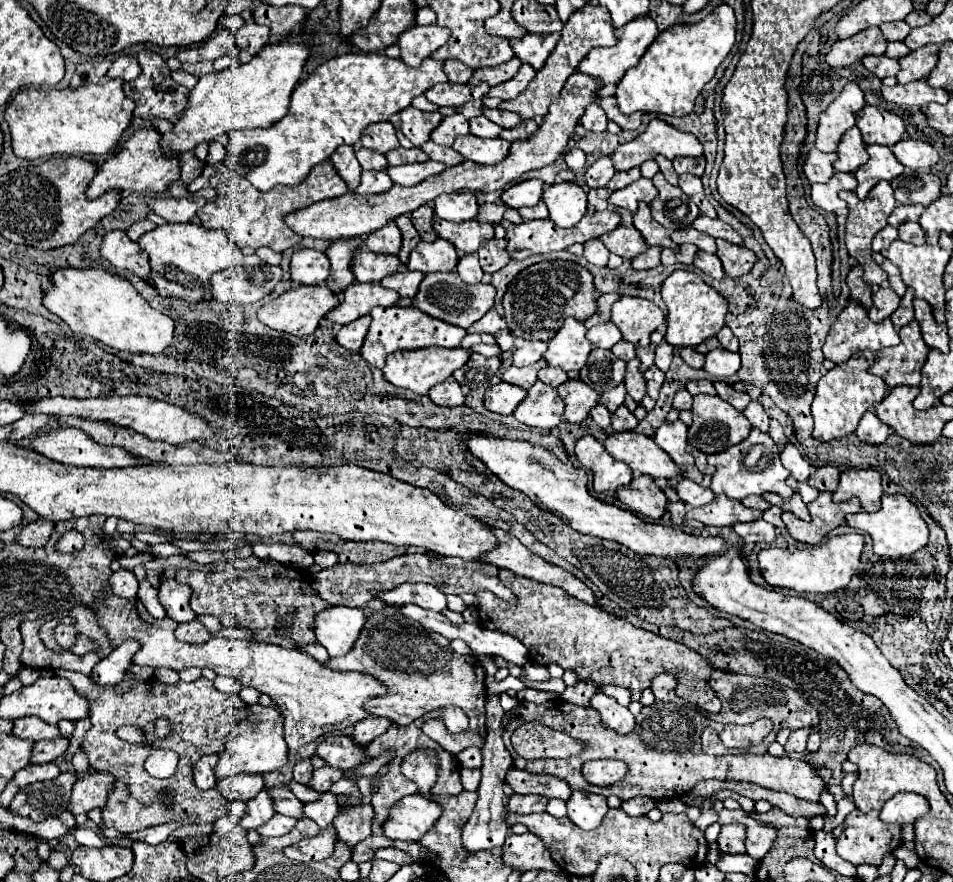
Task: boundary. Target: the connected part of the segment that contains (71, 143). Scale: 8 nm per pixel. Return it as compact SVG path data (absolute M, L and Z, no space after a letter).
M106 78L100 84L80 86L80 88L24 88L8 104L4 118L12 132L12 150L18 158L36 160L44 156L78 156L78 154L108 154L120 140L122 132L132 122L134 102L122 92L124 80Z

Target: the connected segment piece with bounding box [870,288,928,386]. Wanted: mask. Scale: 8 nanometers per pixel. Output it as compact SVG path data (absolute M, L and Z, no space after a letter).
M906 288L906 294L902 296L902 302L898 306L898 310L890 316L892 324L896 328L902 328L900 330L900 344L894 346L894 348L886 348L886 350L878 350L876 352L876 362L870 366L870 372L880 376L888 386L900 386L900 384L906 384L906 386L920 386L920 370L926 362L926 354L928 354L928 346L926 342L922 340L922 332L920 332L920 326L918 322L914 320L914 308L912 308L912 288Z

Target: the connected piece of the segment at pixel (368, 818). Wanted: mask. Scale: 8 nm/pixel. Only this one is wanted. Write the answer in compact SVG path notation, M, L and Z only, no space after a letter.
M356 804L350 808L340 808L334 828L338 838L346 842L350 848L354 848L360 840L372 834L372 806Z

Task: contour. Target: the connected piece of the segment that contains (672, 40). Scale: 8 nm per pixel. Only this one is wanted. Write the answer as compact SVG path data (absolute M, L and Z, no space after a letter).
M720 4L710 16L706 16L698 24L674 24L660 32L656 40L648 46L646 54L640 58L640 62L624 74L624 78L618 82L616 98L618 106L624 114L632 112L660 112L670 116L686 116L694 108L694 100L700 94L700 90L714 78L716 68L722 64L722 60L728 56L736 42L736 16L734 10L728 4Z

